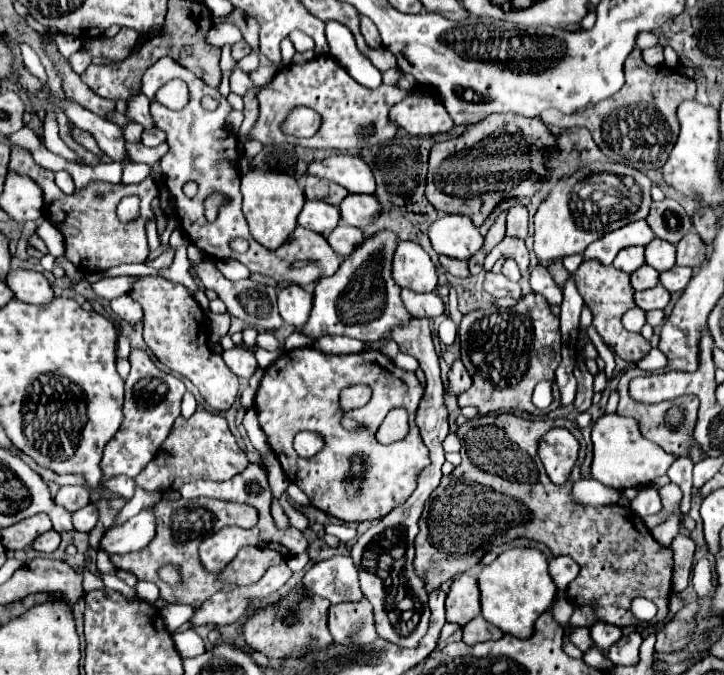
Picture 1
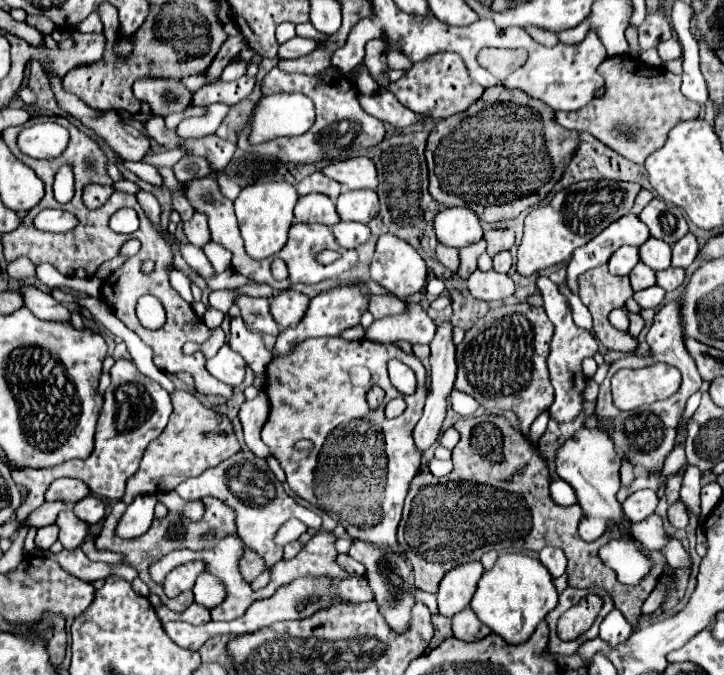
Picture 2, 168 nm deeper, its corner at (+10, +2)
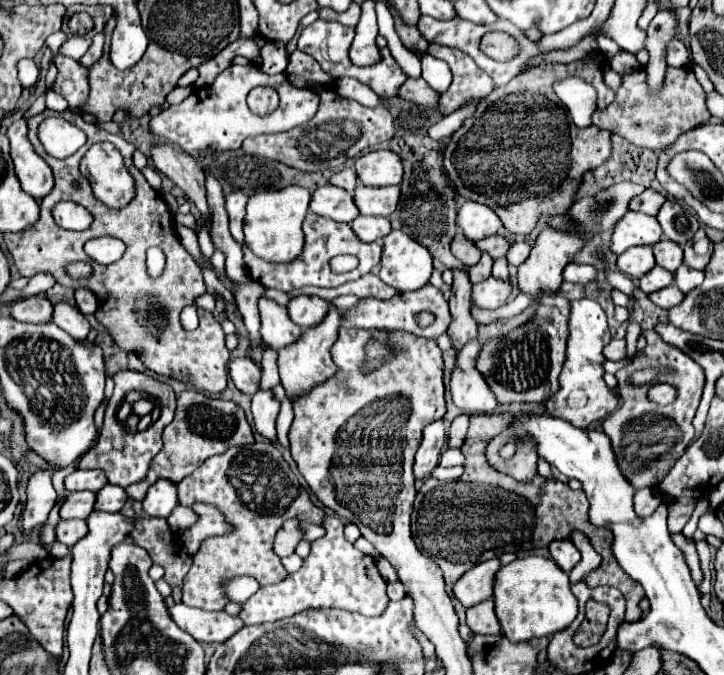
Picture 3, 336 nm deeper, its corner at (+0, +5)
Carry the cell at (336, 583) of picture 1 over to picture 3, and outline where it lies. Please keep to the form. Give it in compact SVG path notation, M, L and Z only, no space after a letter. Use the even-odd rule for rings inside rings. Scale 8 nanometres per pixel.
M184 603L174 605L170 615L198 643L222 643L242 627L240 618L230 617L226 611L202 611Z

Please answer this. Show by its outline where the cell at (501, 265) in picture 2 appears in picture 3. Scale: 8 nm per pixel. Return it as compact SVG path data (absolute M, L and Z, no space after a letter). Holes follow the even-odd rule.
M516 241L516 243L508 249L506 259L508 259L510 265L516 265L516 267L518 267L520 263L524 263L524 261L528 259L528 253L530 253L530 245L524 243L524 241Z

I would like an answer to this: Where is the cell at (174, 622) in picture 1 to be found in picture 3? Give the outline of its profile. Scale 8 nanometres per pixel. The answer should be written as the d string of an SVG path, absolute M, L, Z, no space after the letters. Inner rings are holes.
M234 577L234 579L226 581L226 593L228 593L230 601L234 601L234 603L248 601L258 589L260 589L260 583L254 577Z

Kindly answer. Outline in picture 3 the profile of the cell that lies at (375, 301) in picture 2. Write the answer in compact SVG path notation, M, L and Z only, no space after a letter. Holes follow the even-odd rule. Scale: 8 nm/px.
M368 273L368 275L360 277L358 281L344 283L344 285L340 285L340 287L336 287L336 289L303 287L291 291L290 295L292 297L296 297L301 294L318 295L318 297L322 297L322 299L326 299L326 301L332 301L334 297L338 297L338 295L348 295L348 293L352 293L352 295L356 295L356 297L378 297L378 299L390 299L390 297L394 297L398 291L396 291L394 287L386 285L386 283L384 283L378 275Z

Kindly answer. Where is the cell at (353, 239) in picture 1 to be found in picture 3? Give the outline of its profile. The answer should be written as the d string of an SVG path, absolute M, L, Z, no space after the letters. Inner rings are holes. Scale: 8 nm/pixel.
M366 215L356 217L352 221L352 229L362 241L378 241L392 231L388 217L366 217Z

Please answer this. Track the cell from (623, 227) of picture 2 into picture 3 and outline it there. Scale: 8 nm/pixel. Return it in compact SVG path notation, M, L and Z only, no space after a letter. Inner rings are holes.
M628 211L618 223L612 235L612 251L616 255L624 253L628 247L634 245L656 245L662 239L662 227L658 225L656 217Z

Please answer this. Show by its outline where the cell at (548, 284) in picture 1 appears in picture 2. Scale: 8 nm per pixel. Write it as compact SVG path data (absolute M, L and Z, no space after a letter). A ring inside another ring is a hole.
M538 276L536 278L536 288L540 290L540 294L544 298L544 310L546 310L548 318L552 320L552 324L556 328L552 344L550 344L550 356L548 356L550 382L552 382L554 392L556 392L556 400L550 406L550 416L558 422L570 422L580 414L582 402L584 402L582 392L584 392L584 386L586 386L586 376L582 374L580 362L584 358L592 358L598 352L598 342L596 342L592 332L582 330L572 322L568 300L558 292L556 284L548 276Z

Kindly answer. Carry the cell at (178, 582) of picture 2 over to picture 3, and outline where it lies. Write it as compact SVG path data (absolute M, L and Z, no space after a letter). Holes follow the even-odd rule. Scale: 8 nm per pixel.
M272 443L238 445L238 447L230 447L226 453L206 459L202 467L198 467L192 475L188 475L186 479L182 479L182 483L178 483L178 497L180 497L180 505L190 507L194 503L208 503L208 505L218 507L224 513L226 521L234 527L226 535L204 539L198 553L194 555L192 569L184 577L182 601L190 607L200 607L206 611L222 611L226 607L226 603L230 599L224 591L224 581L228 581L232 577L250 575L250 577L258 579L260 585L270 585L270 583L282 581L288 573L280 565L280 557L272 551L272 541L274 541L276 531L280 529L280 525L286 519L302 519L302 521L320 525L322 517L324 517L324 511L310 501L308 491L300 485L300 481L296 479L296 475L290 469L290 465L284 461L280 449Z

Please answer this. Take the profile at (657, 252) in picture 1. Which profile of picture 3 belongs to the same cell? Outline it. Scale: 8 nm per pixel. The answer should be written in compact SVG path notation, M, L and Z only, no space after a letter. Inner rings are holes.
M664 237L654 245L654 257L656 257L656 265L674 273L682 265L682 247Z

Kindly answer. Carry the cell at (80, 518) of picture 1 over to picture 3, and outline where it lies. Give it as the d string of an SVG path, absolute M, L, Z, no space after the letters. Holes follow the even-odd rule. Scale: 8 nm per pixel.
M110 483L106 487L102 487L96 497L98 497L96 511L106 511L106 513L118 513L124 507L124 503L128 501L126 491L122 487L110 485Z

